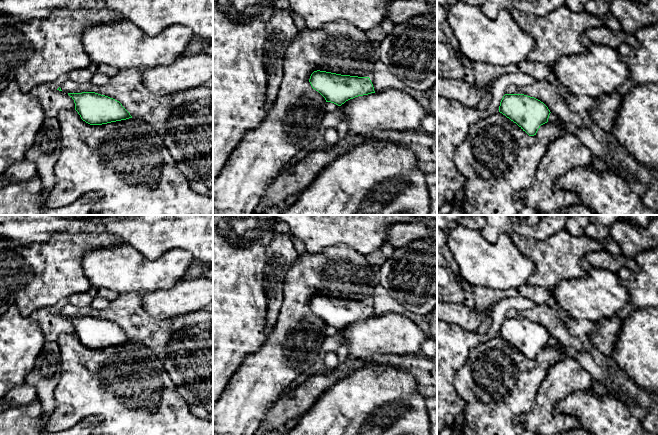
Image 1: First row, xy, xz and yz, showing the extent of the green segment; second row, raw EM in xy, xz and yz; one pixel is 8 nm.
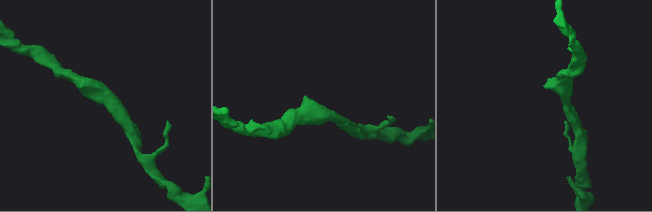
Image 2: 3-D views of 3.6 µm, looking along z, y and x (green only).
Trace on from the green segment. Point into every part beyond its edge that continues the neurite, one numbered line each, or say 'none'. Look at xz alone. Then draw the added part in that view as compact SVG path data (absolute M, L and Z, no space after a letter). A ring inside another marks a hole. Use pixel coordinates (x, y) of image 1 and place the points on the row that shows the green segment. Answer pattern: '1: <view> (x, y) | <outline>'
none

